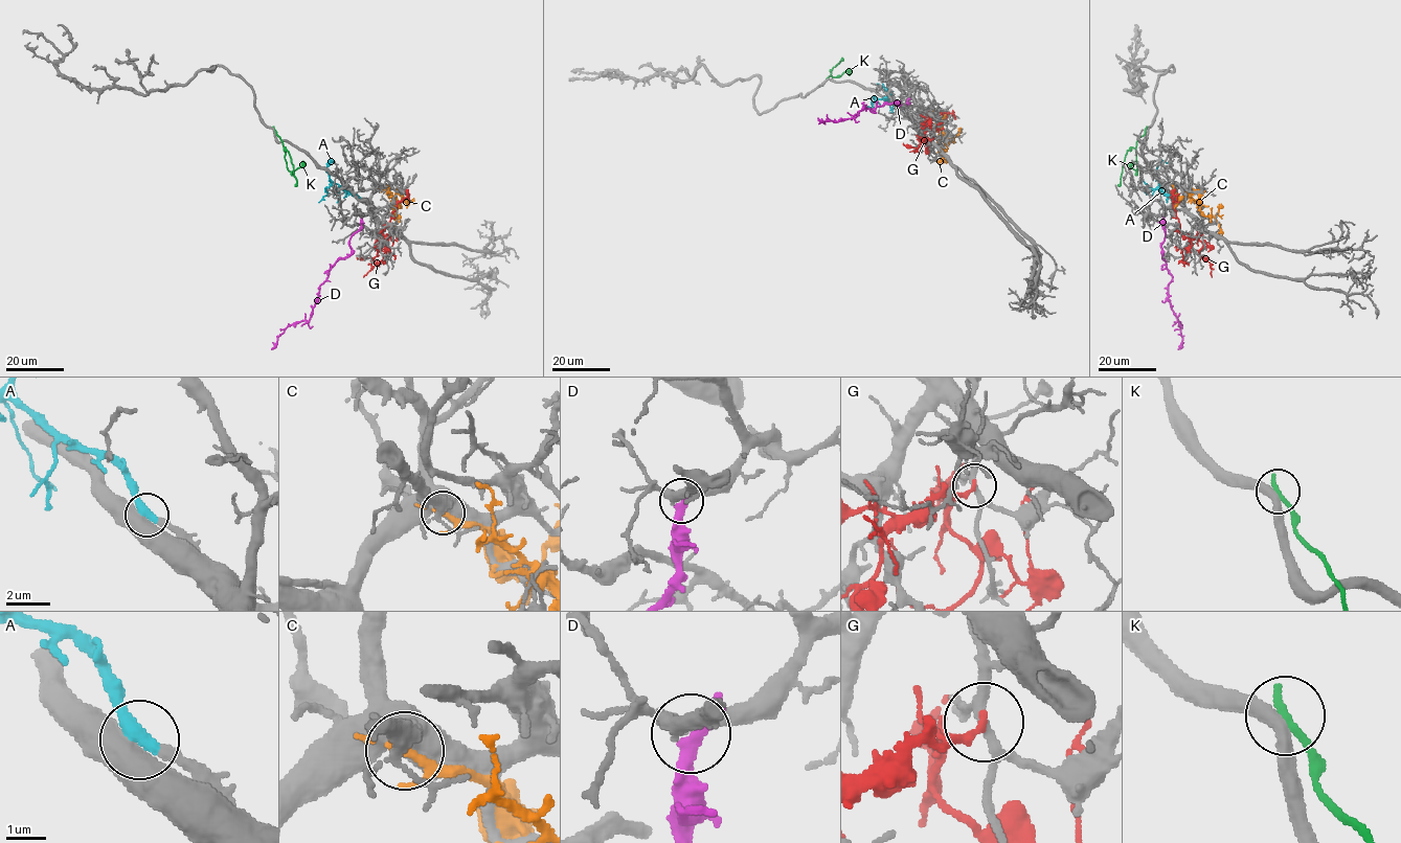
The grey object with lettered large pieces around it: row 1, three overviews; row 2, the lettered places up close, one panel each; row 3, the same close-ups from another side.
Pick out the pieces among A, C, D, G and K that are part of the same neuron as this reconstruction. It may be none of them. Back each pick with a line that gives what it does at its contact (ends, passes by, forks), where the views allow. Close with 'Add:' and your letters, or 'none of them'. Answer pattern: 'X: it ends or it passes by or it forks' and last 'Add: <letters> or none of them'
A: it ends
Add: A

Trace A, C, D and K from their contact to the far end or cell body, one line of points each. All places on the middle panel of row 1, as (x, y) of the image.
A: (905, 113), (900, 105), (888, 98), (874, 96), (879, 107)
C: (928, 120), (939, 133), (941, 160), (943, 159)
D: (907, 104), (886, 104), (876, 107), (874, 112), (865, 108), (856, 116), (838, 121), (823, 122), (817, 118)
K: (819, 85), (843, 61), (841, 58)

